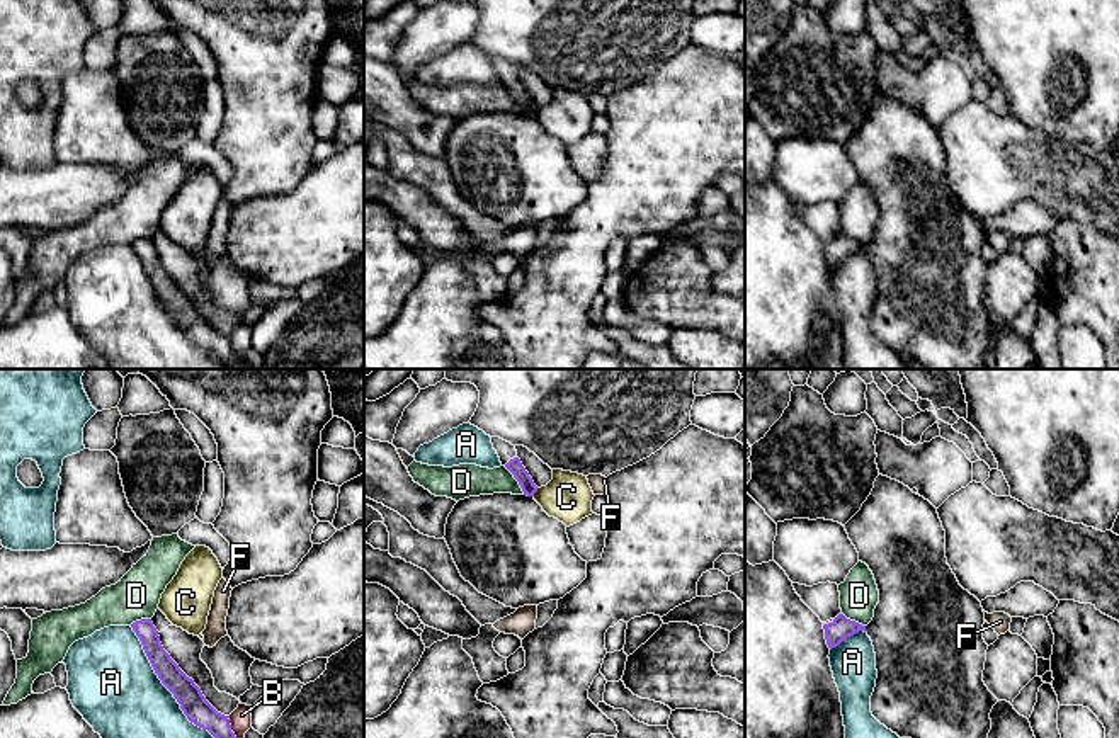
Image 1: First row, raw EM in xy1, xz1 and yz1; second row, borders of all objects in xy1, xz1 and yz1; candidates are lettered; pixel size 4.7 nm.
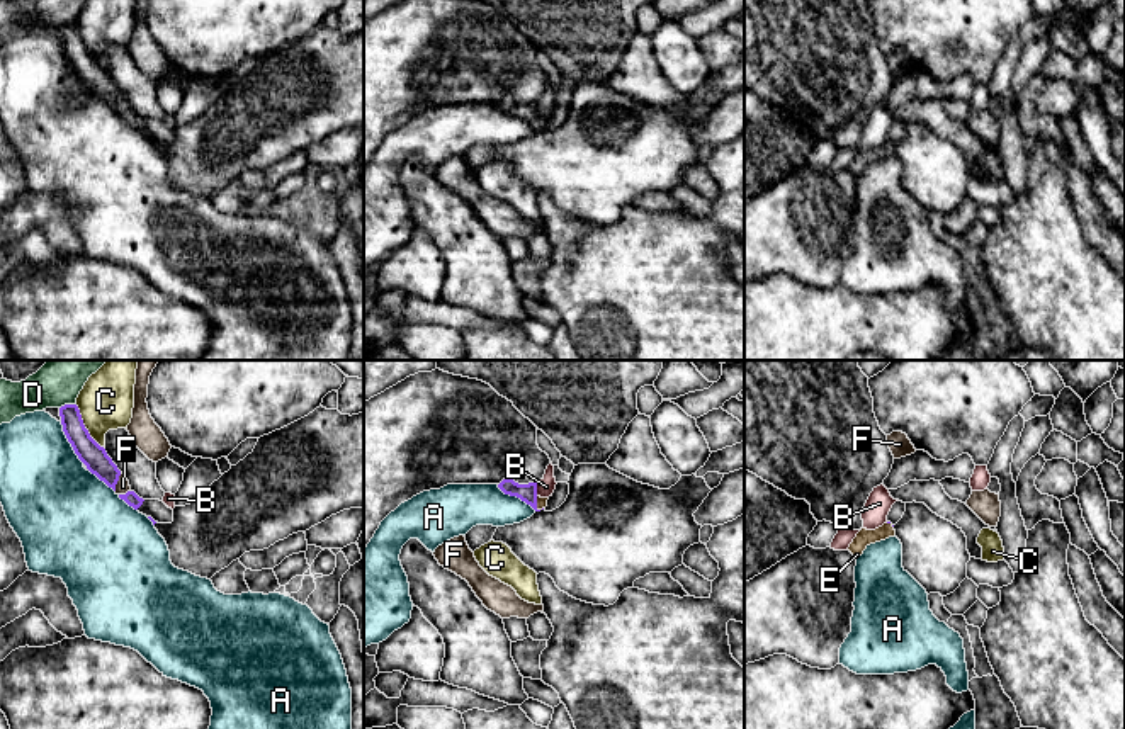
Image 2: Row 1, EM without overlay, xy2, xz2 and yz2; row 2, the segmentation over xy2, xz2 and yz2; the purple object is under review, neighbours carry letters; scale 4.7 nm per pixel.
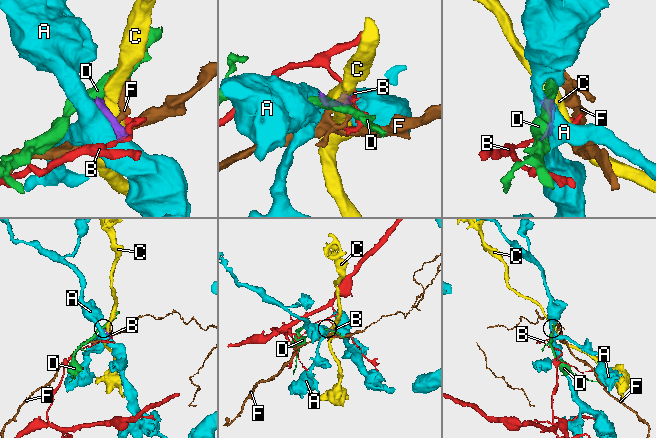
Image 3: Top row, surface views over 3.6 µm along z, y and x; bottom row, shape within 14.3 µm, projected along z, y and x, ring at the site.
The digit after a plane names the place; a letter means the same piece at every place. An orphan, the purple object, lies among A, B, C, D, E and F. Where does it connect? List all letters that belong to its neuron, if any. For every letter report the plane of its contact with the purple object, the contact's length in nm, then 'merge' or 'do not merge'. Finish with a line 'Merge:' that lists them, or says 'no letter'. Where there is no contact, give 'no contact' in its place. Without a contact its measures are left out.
A: meets purple in xy1; contact 750 nm long; do not merge
B: meets purple in xz2; contact 60 nm long; do not merge
C: meets purple in xy2; contact 260 nm long; do not merge
D: meets purple in xz1; contact 170 nm long; do not merge
E: meets purple in xz2; contact 70 nm long; merge
F: meets purple in xy2; contact 90 nm long; do not merge
Merge: E

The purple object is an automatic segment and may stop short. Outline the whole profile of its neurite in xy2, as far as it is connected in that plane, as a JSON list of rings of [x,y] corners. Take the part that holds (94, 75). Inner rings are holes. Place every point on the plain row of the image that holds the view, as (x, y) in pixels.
[[[76,24],[59,27],[63,51],[87,88],[116,110],[121,90],[88,53]]]

